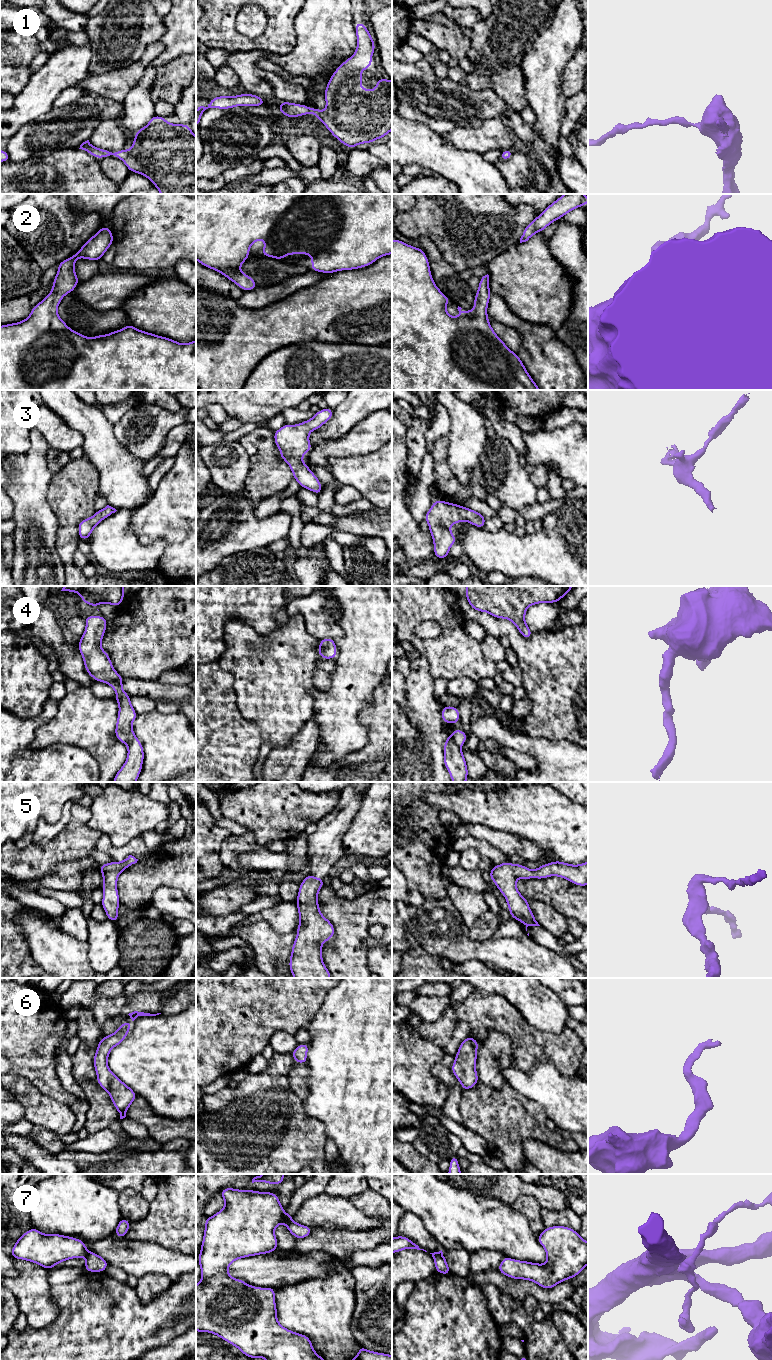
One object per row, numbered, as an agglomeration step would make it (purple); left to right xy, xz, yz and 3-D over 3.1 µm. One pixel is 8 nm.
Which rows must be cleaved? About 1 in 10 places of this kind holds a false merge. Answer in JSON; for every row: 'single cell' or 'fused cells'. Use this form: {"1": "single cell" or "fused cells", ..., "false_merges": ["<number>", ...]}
{"1": "single cell", "2": "single cell", "3": "single cell", "4": "single cell", "5": "single cell", "6": "single cell", "7": "fused cells", "false_merges": ["7"]}

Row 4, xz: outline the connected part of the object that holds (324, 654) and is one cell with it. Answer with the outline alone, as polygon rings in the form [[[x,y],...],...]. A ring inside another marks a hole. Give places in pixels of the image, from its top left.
[[[325,638],[319,641],[318,654],[322,659],[335,659],[337,656],[337,647],[335,639]]]

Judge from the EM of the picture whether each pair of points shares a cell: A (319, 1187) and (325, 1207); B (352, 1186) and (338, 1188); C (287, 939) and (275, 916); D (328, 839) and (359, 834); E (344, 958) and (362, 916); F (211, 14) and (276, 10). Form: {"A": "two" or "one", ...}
{"A": "two", "B": "one", "C": "two", "D": "two", "E": "one", "F": "one"}

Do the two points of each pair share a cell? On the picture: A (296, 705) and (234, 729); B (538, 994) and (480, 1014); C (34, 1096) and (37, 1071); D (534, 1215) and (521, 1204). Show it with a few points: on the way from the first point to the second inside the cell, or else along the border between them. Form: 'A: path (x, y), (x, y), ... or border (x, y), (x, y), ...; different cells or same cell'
A: border (238, 704), (241, 714), (256, 724), (263, 741); different cells
B: border (490, 992), (503, 996), (526, 1021); different cells
C: border (14, 1075), (25, 1077), (42, 1093), (55, 1099); different cells
D: path (531, 1212), (524, 1205); same cell

